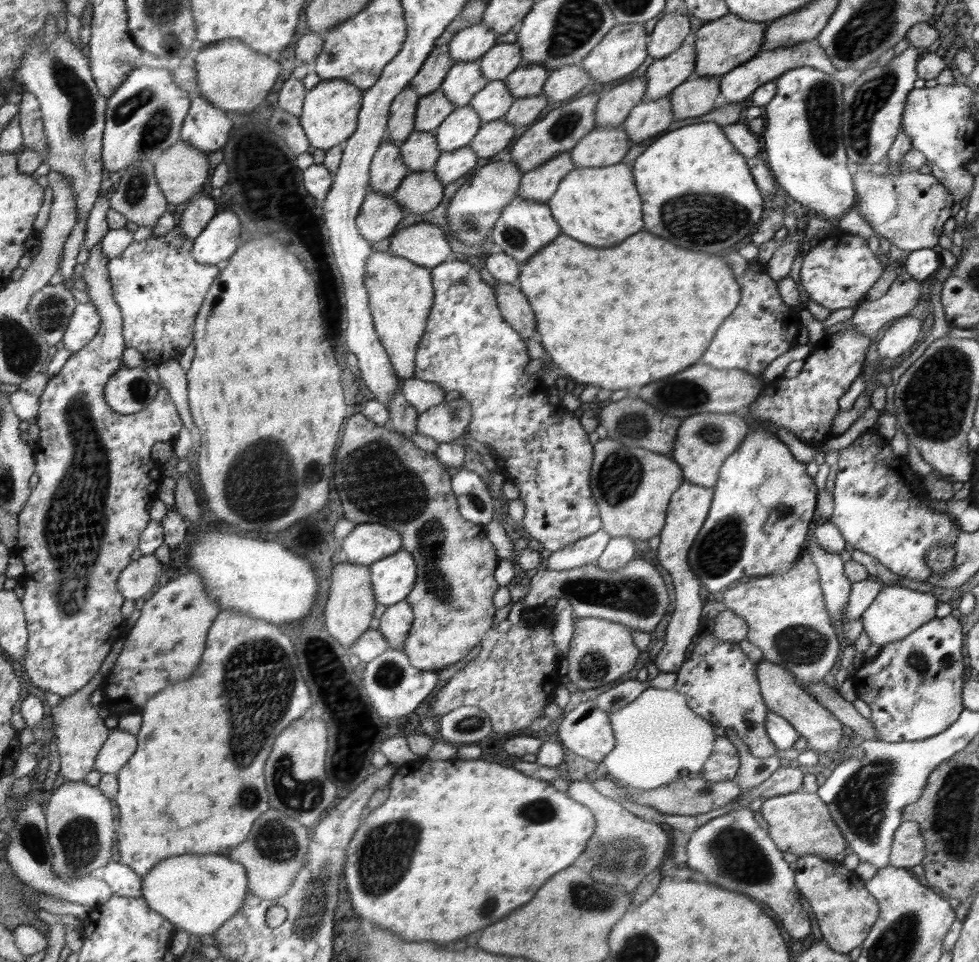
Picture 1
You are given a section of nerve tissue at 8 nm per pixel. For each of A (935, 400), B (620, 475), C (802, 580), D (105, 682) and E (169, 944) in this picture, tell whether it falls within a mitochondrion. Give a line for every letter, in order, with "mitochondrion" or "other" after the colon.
A: mitochondrion
B: mitochondrion
C: other
D: other
E: other

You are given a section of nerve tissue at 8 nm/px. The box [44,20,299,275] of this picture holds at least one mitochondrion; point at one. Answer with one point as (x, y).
(157, 127)

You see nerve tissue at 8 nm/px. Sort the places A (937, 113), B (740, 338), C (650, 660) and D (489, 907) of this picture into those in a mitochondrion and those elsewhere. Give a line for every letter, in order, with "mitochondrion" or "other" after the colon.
A: other
B: other
C: other
D: mitochondrion

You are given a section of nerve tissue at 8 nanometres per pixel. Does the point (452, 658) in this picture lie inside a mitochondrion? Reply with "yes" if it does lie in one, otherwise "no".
no

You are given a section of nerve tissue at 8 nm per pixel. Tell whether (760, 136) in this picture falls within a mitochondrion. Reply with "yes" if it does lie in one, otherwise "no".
no

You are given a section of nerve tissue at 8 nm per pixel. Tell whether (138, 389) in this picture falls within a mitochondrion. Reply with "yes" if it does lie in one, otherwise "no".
yes

